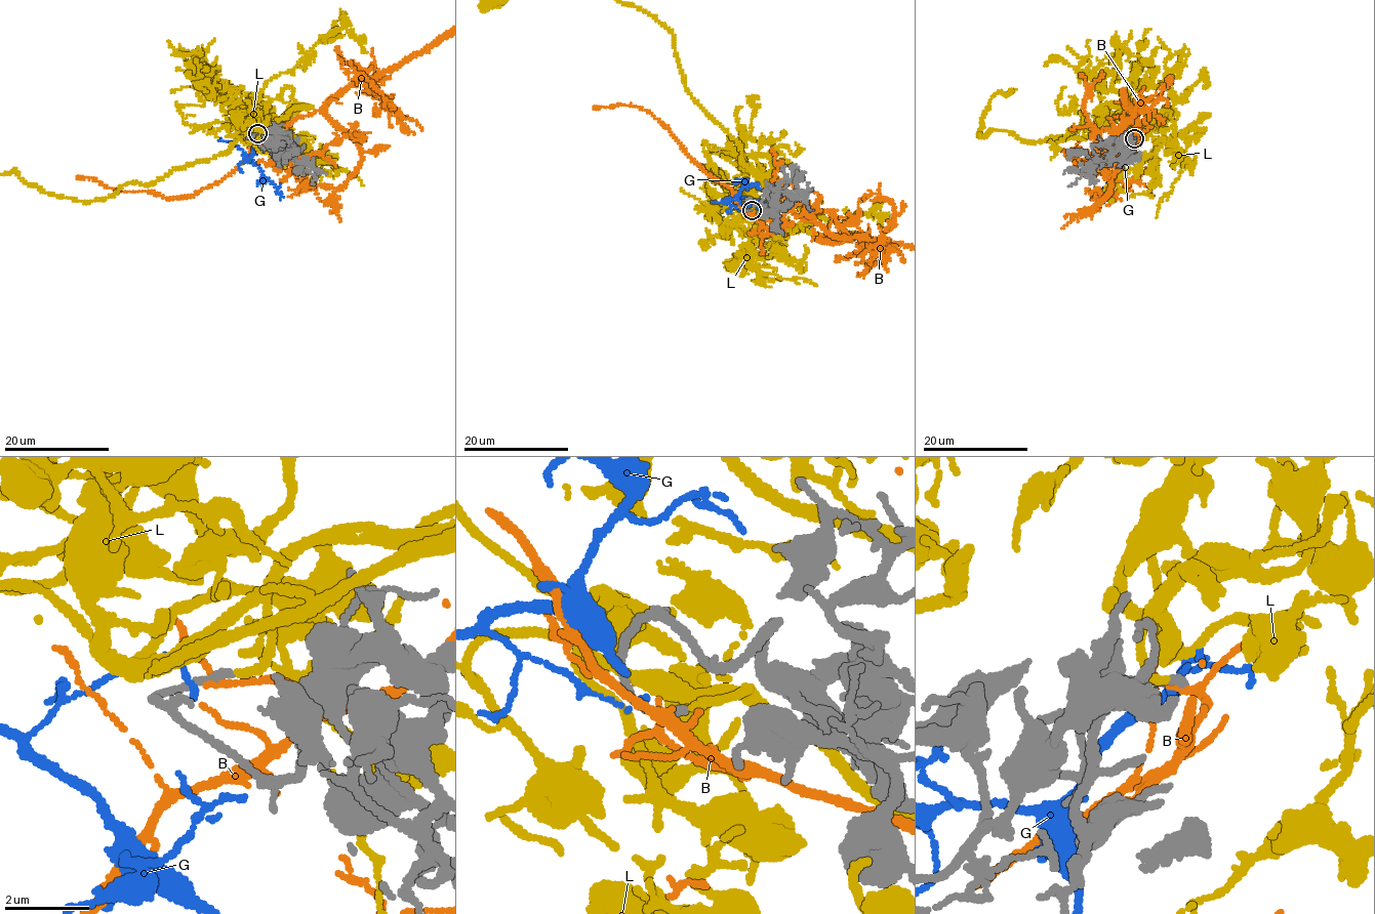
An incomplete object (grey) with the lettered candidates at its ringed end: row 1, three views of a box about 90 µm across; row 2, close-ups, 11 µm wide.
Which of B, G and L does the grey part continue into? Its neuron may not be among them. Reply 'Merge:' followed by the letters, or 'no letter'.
Merge: L

